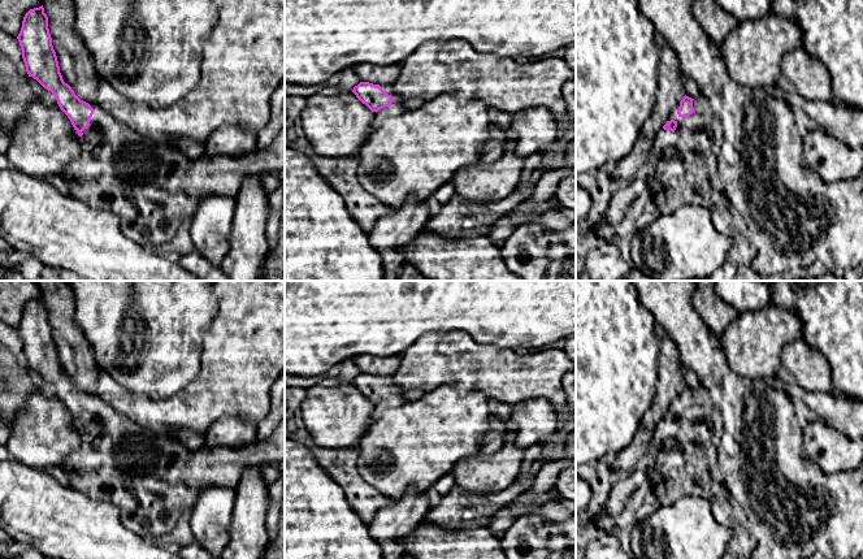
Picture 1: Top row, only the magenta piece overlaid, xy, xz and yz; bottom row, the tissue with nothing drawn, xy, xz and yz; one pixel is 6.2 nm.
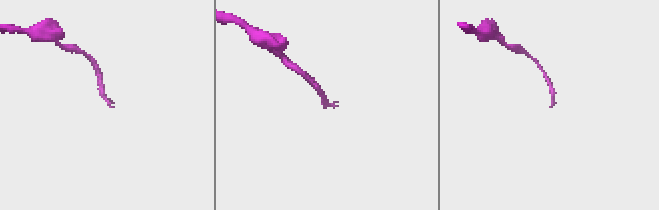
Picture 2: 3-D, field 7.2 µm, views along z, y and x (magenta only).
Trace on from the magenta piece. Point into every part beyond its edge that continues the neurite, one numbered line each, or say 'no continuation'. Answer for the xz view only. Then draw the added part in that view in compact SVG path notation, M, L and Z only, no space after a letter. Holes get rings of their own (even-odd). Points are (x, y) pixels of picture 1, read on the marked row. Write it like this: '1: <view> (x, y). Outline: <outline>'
1: xz (397, 107). Outline: M393 84L381 86L381 88L386 94L391 95L394 98L394 101L389 107L385 107L385 108L380 109L378 112L373 112L373 114L374 114L374 118L372 122L373 129L381 126L386 117L399 116L408 110L404 107L406 99L403 99L402 96L398 95L398 92L394 90Z

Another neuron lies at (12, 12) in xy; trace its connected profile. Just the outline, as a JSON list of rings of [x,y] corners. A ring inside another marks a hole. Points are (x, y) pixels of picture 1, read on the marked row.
[[[0,0],[0,31],[18,36],[25,14],[42,6],[42,0]]]

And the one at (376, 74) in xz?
[[[361,62],[355,65],[352,70],[359,75],[361,82],[387,86],[393,84],[398,79],[400,74],[400,65],[381,66],[369,62]]]

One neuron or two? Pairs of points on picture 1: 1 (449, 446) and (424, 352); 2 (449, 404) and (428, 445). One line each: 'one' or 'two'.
1: two
2: one

